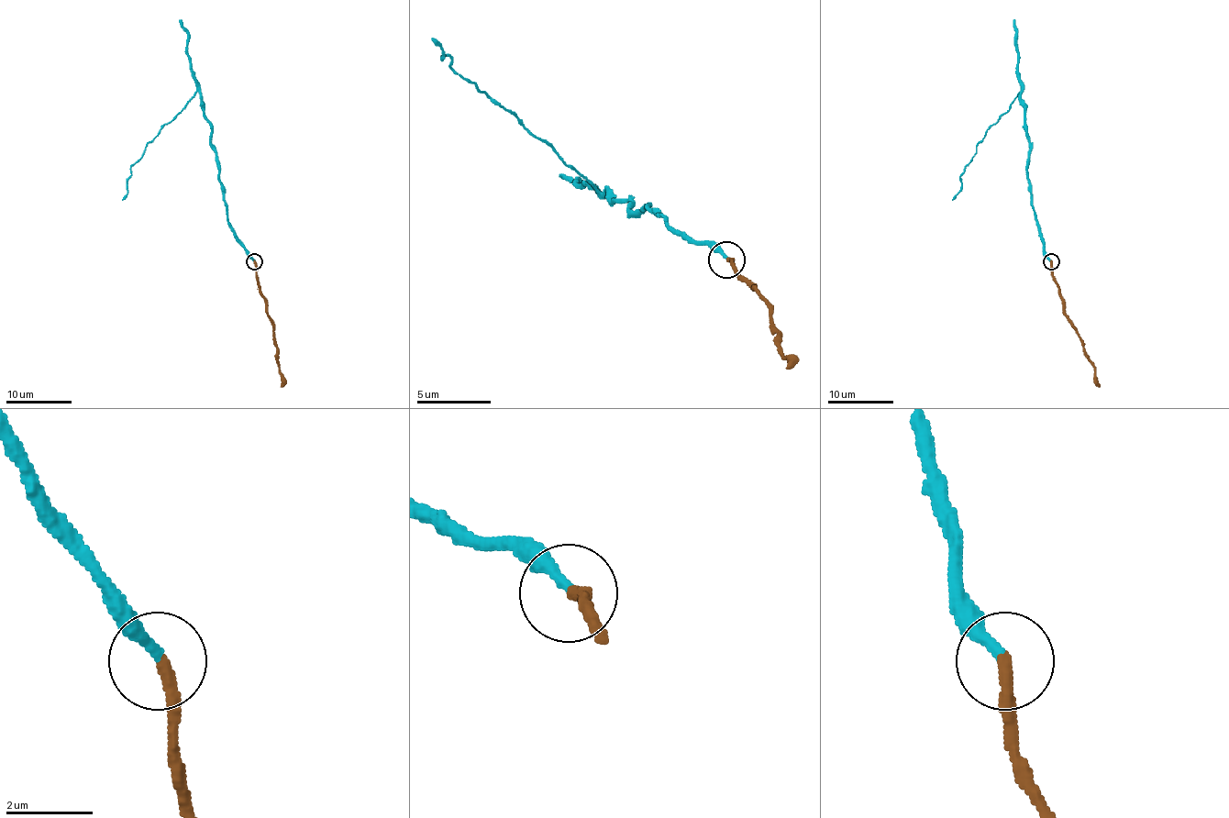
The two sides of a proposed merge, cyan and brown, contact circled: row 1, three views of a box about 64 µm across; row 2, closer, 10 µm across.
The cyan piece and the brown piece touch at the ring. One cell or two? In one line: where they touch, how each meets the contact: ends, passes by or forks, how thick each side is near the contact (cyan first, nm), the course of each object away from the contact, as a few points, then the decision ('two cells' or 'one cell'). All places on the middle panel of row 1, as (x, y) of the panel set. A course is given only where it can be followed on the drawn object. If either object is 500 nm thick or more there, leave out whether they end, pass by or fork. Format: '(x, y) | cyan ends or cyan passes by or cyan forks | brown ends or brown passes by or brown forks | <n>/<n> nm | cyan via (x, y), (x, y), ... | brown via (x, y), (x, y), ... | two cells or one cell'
(726, 259) | cyan ends | brown ends | 240/300 nm | cyan via (725, 259), (648, 207), (630, 211), (630, 204), (570, 170), (446, 56), (442, 60), (430, 38) | brown via (725, 259), (769, 306), (777, 347), (788, 358), (784, 369) | one cell

